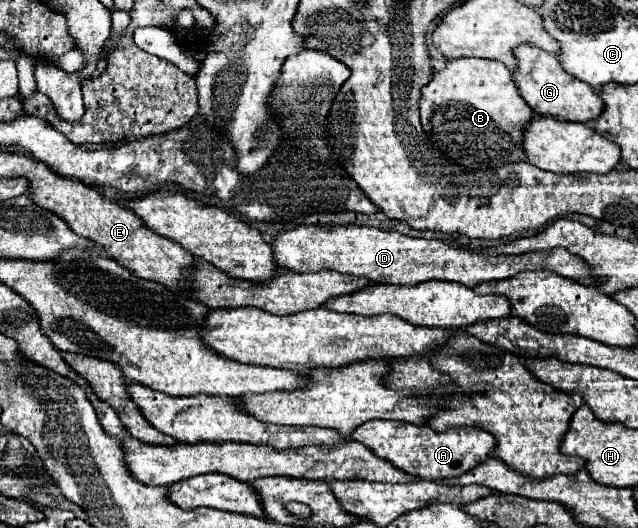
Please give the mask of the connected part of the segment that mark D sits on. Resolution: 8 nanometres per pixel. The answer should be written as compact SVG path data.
M299 225L275 235L273 257L279 267L287 267L295 273L317 273L321 269L331 269L337 273L347 273L355 277L367 277L371 283L391 283L391 285L417 285L421 281L441 279L455 281L465 287L475 287L483 281L497 281L513 277L521 271L553 271L561 277L595 287L595 279L589 279L589 265L577 259L565 249L531 251L525 255L481 255L477 251L467 251L453 247L449 241L437 239L415 239L401 235L397 231L381 231L375 227L359 225Z

